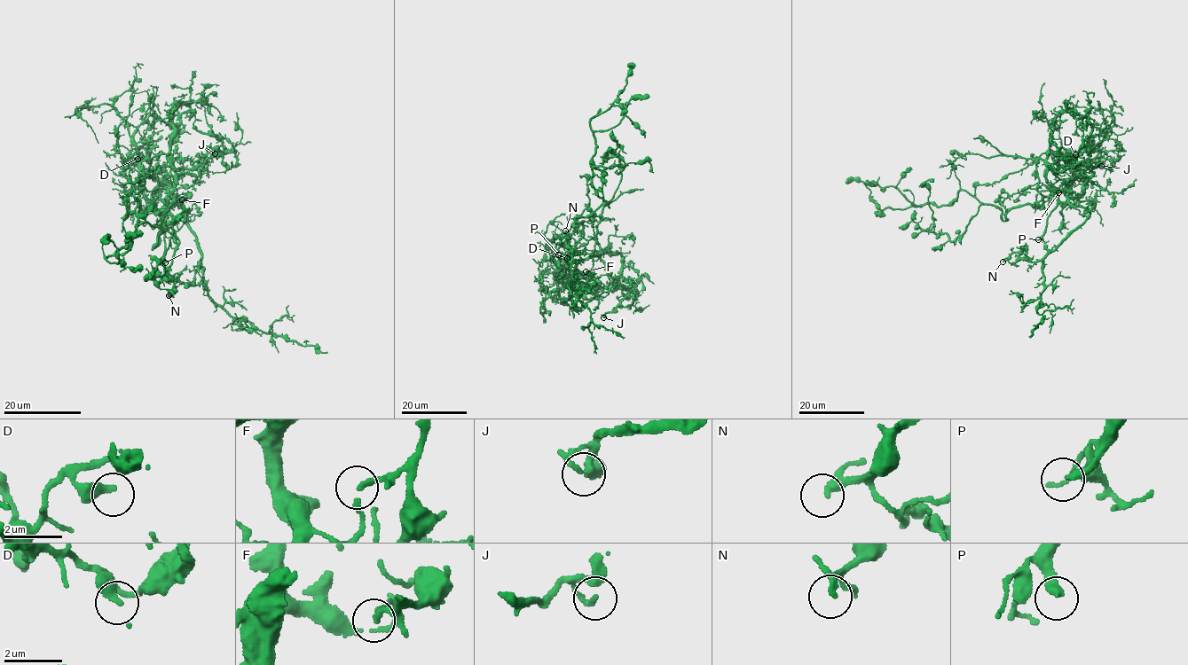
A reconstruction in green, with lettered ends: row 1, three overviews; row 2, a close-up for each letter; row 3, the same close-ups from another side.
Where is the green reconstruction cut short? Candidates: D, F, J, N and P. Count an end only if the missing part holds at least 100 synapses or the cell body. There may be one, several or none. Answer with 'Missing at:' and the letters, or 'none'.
Missing at: P

